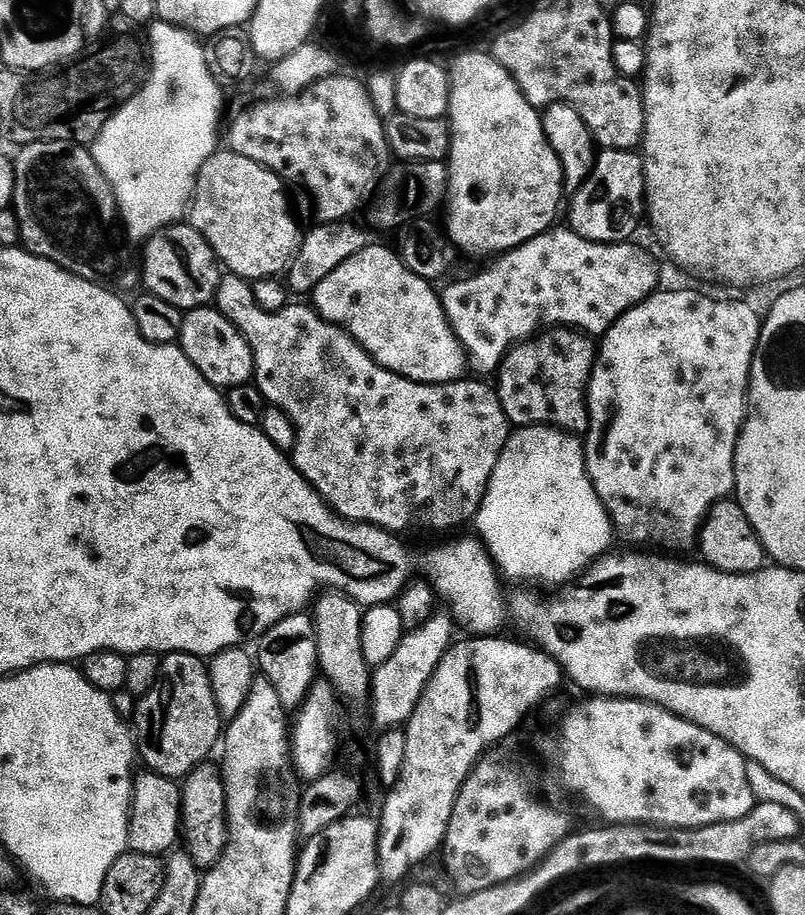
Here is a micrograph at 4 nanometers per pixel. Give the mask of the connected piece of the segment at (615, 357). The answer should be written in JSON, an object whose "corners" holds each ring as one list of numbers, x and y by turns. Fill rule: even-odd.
{"corners":[[657,290,652,295,647,296,641,304,633,306,629,312,619,316,617,320,610,326,610,330,604,333,599,341,596,349,596,361,592,366,592,379,588,383,588,427,586,429,586,437,583,441,584,445,584,461,588,467,588,477,592,480,594,490,598,494,598,498,604,504,605,510,608,512,608,519,612,521,612,527,615,535,620,536,628,543,628,546,640,546,636,544,653,544,653,549,659,550,664,554,684,554,680,552,688,552,697,547,700,538,700,528,704,524,704,520,708,517,708,512,720,500,729,499,736,491,736,443,740,437,740,428,744,425,746,409,748,407,748,379,750,378,750,370,752,369,752,359,756,353,758,346,758,338,760,337,760,326,762,317,754,314,754,310,750,310,747,299,740,300,715,300,712,296,703,296,700,292,663,292]]}

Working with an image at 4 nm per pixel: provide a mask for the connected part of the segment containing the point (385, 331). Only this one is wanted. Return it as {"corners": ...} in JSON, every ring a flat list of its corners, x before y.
{"corners":[[374,242,366,250,354,254,354,258,346,258,334,274,322,278,310,293,310,300,323,320,337,324,353,336,381,368,419,384,453,384,465,375,466,353,448,325,438,292,432,288,435,287,429,281,410,271,393,249,391,252,380,242]]}

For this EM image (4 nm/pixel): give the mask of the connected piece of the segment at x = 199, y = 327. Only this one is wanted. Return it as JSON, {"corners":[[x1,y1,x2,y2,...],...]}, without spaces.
{"corners":[[214,306,194,308,184,312,184,321,178,341,186,358,198,366,198,370,215,388,227,390,249,383,256,367,246,338]]}

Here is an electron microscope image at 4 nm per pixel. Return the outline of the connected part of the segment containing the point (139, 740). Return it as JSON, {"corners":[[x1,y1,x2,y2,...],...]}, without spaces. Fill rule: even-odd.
{"corners":[[188,652,167,653,161,659,156,684,137,699,130,728,139,759,147,771,179,781,205,763,222,740,222,721,214,702,207,663]]}

